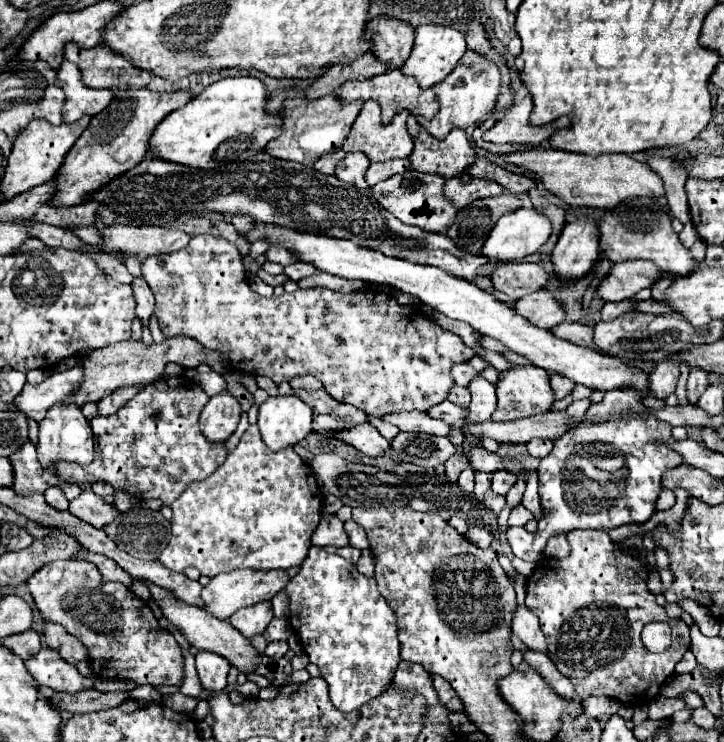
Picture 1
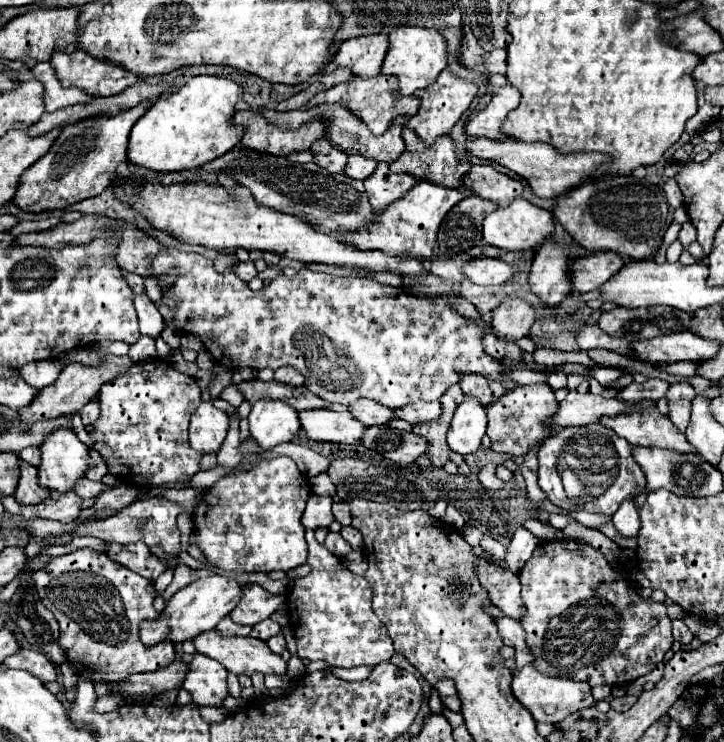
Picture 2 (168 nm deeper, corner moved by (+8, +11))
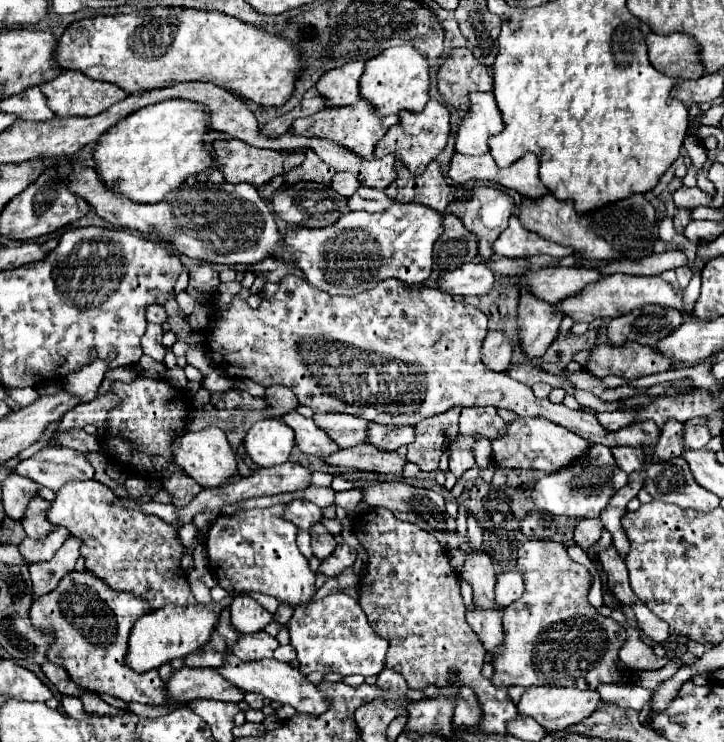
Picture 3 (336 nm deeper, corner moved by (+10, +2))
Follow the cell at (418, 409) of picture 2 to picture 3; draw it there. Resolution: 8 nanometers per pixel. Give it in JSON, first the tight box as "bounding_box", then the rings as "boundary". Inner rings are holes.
{"bounding_box":[367,424,415,452],"boundary":[[[369,424],[367,442],[377,446],[385,452],[395,452],[401,446],[411,444],[415,438],[413,426],[381,426],[381,424]]]}

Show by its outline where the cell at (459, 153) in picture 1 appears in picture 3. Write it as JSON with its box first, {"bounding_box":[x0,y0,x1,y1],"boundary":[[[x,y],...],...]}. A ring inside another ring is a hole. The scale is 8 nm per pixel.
{"bounding_box":[385,160,467,212],"boundary":[[[399,160],[395,164],[395,170],[397,180],[385,190],[385,194],[395,202],[415,202],[437,212],[445,212],[449,202],[463,200],[467,194],[465,188],[455,188],[447,184],[447,178],[443,178],[437,162],[431,162],[421,176],[411,176]]]}

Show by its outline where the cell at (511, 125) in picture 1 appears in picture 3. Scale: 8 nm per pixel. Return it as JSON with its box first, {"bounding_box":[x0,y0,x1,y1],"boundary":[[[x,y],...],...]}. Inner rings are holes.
{"bounding_box":[455,92,503,154],"boundary":[[[473,92],[469,94],[467,116],[459,122],[455,152],[461,154],[485,154],[489,152],[487,140],[503,130],[503,118],[495,104],[493,94]]]}

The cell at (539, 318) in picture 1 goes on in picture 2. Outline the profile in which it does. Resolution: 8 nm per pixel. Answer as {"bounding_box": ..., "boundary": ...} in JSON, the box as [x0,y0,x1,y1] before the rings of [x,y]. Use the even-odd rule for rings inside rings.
{"bounding_box":[493,297,535,341],"boundary":[[[507,297],[493,313],[493,333],[501,339],[515,341],[529,335],[535,323],[535,309],[519,297]]]}

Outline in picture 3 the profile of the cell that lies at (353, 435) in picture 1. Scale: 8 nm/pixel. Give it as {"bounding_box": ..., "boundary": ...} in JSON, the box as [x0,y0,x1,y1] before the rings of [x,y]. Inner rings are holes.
{"bounding_box":[281,410,339,456],"boundary":[[[293,410],[285,416],[281,416],[281,420],[287,422],[289,428],[293,428],[295,442],[303,454],[329,456],[339,450],[339,446],[323,430],[319,430],[311,418],[305,418]]]}

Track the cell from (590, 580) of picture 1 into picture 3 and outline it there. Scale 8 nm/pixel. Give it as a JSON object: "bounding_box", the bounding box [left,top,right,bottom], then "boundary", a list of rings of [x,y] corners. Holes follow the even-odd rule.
{"bounding_box":[491,540,625,688],"boundary":[[[529,540],[519,546],[517,568],[525,576],[525,592],[523,596],[505,608],[503,612],[503,628],[505,642],[501,650],[497,650],[493,658],[493,676],[491,682],[497,688],[509,686],[569,686],[569,688],[597,688],[603,682],[619,684],[621,672],[617,668],[619,648],[625,642],[625,628],[615,620],[601,616],[589,602],[587,594],[591,588],[589,570],[577,562],[573,562],[563,544],[553,540]]]}

